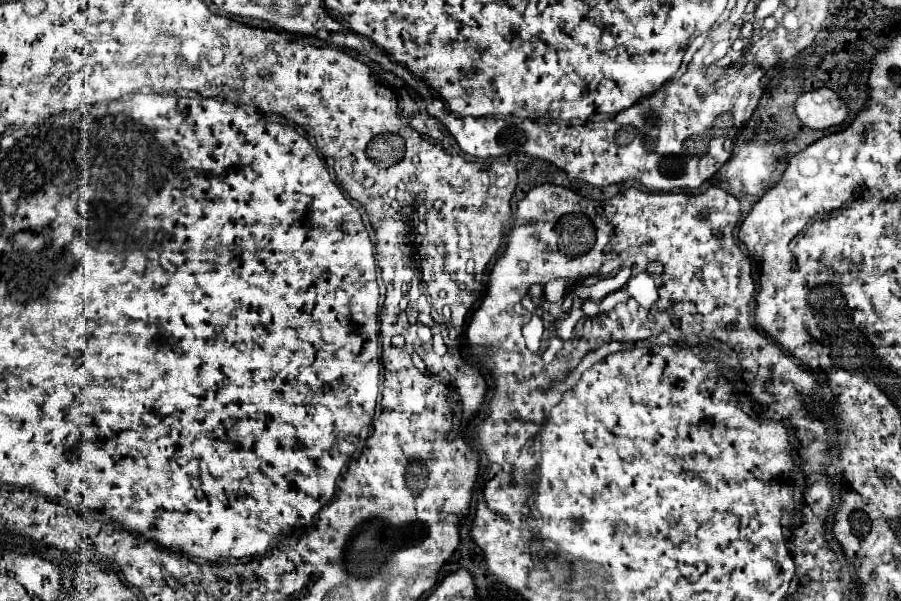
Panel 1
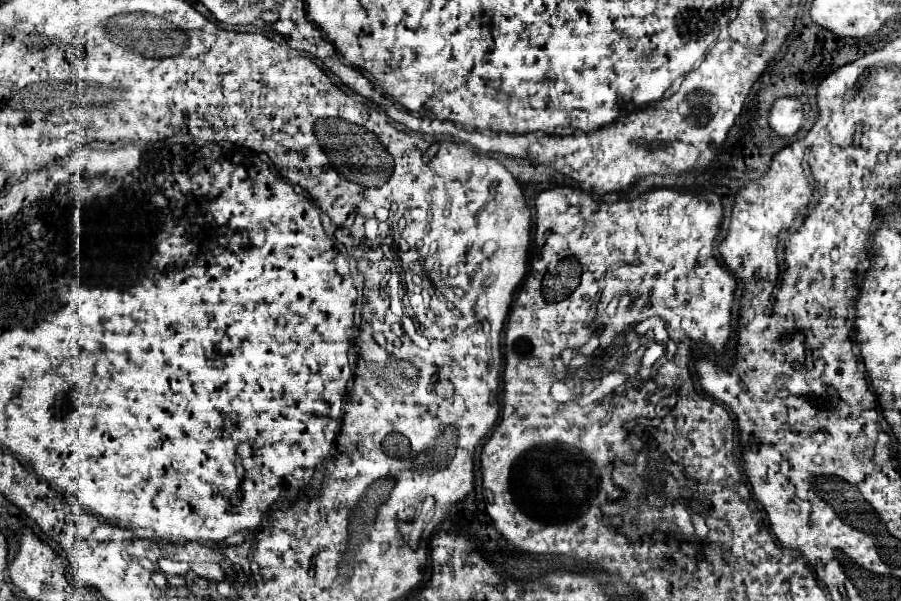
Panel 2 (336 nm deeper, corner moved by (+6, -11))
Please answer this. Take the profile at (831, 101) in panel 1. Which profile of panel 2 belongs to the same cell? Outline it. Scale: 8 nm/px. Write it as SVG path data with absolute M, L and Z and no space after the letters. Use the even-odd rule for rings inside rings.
M777 99L769 113L769 125L779 137L793 137L803 125L803 105L797 99Z

